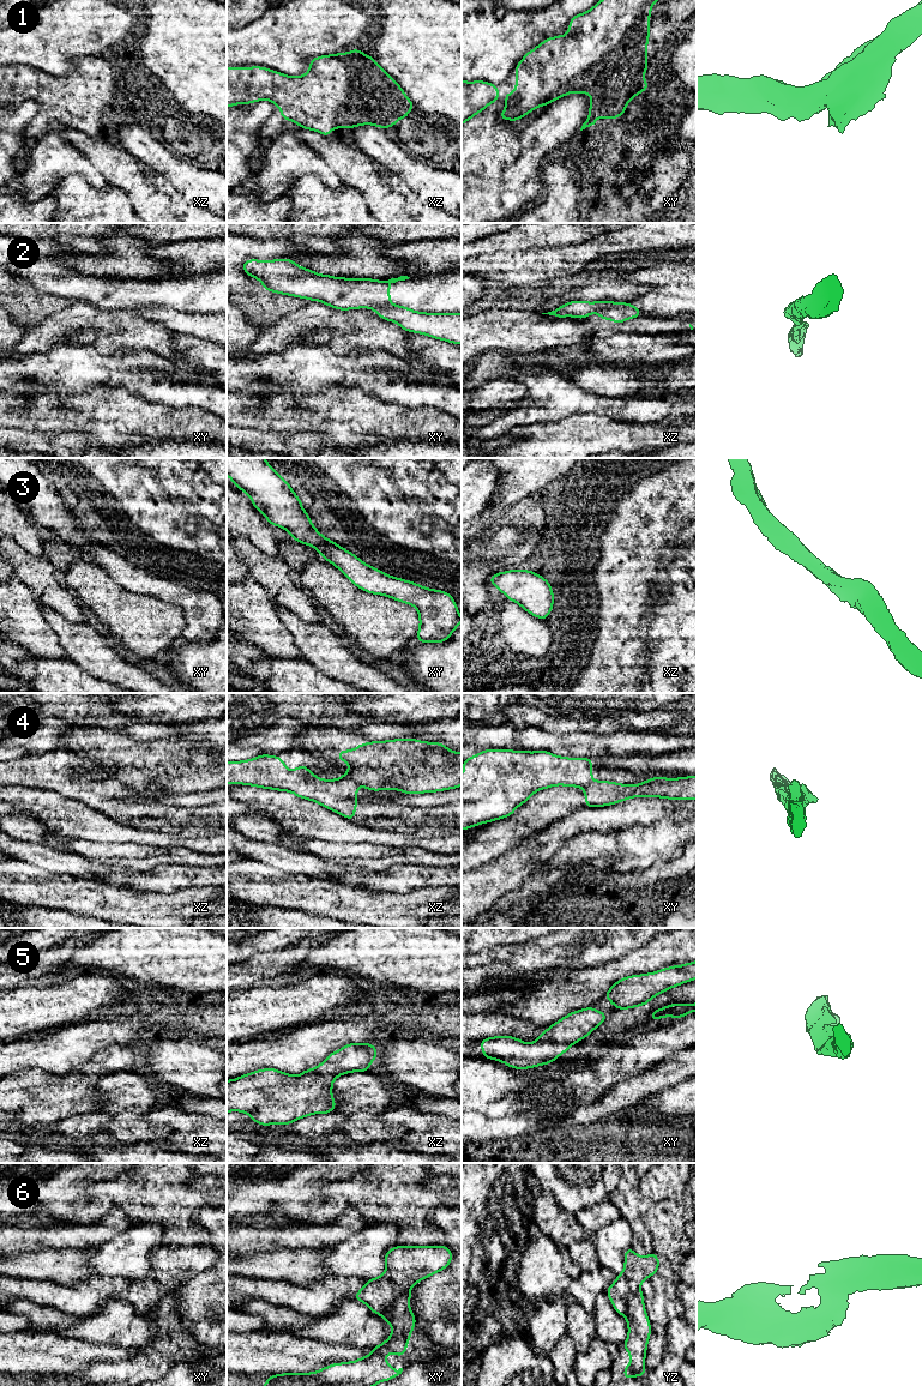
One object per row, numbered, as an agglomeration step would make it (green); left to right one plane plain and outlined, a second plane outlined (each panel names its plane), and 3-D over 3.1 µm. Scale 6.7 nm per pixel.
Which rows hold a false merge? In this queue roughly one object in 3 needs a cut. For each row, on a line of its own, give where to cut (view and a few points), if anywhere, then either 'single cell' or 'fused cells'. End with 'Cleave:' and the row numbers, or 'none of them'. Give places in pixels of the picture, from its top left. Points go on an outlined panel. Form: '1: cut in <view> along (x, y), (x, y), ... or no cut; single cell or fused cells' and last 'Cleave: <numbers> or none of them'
1: no cut; single cell
2: cut in xz along (625, 302), (618, 302), (598, 312); fused cells
3: no cut; single cell
4: cut in xz along (348, 771), (357, 784); fused cells
5: no cut; single cell
6: cut in xy along (408, 1291), (399, 1295), (385, 1311), (378, 1313); fused cells
Cleave: 2, 4, 6

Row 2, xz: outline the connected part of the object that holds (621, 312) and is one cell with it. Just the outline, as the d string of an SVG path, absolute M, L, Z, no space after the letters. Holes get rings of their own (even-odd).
M617 303L614 307L605 308L598 312L601 319L613 320L616 324L621 324L625 320L633 319L641 315L641 311L633 305Z

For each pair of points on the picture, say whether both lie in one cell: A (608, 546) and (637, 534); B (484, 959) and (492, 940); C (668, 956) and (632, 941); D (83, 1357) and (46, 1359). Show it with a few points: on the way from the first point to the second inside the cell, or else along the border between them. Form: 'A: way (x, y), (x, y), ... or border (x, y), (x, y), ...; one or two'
A: border (603, 529), (624, 548), (626, 556), (633, 564); two
B: border (505, 945), (482, 948), (474, 954); two
C: border (651, 940), (631, 950), (621, 958); two
D: way (73, 1357), (55, 1357); one

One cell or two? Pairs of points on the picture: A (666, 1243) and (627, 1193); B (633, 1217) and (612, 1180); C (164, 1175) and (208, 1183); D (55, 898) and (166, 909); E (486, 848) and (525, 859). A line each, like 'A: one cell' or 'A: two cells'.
A: two cells
B: two cells
C: two cells
D: one cell
E: two cells

